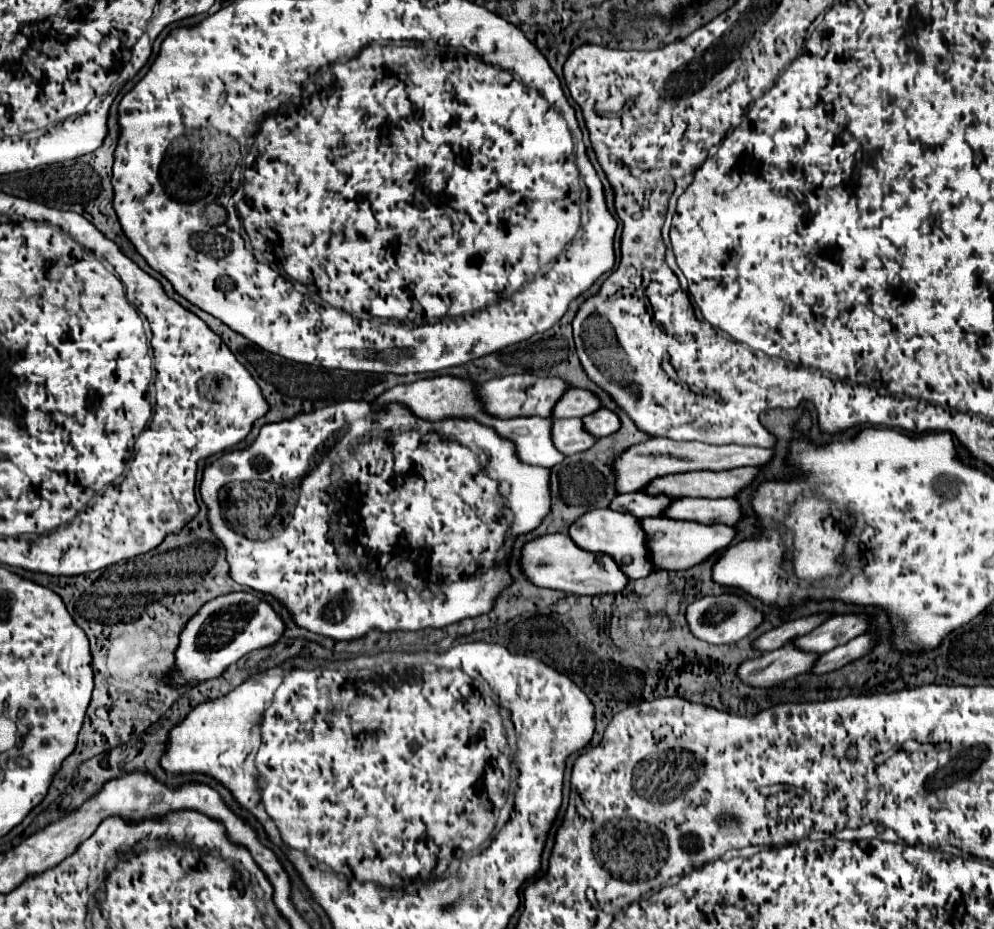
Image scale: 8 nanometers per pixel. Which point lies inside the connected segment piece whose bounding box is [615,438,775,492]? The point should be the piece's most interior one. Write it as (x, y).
(639, 466)

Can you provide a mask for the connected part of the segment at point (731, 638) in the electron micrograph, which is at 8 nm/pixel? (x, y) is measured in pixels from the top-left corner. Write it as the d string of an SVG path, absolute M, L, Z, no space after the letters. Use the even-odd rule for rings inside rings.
M723 592L719 596L705 596L705 598L695 600L687 608L687 624L691 632L709 644L739 642L741 638L749 636L763 622L763 618L765 614L761 610L751 606L751 602L743 594L735 594L735 592Z

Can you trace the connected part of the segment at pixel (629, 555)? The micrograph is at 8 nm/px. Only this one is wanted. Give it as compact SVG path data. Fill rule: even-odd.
M609 508L589 510L589 514L583 514L569 528L569 536L579 548L585 548L589 552L607 552L607 554L611 554L615 558L615 562L621 566L621 570L625 570L625 574L629 574L631 580L645 578L655 570L655 564L649 558L649 548L645 544L647 534L641 528L639 518L635 518L633 514L615 512L615 510L609 510Z

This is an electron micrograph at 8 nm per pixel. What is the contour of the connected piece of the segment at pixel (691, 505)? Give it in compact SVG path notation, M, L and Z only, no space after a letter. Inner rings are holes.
M677 498L665 512L675 520L691 520L701 524L729 524L735 526L743 520L743 508L735 498L709 500L709 498Z

